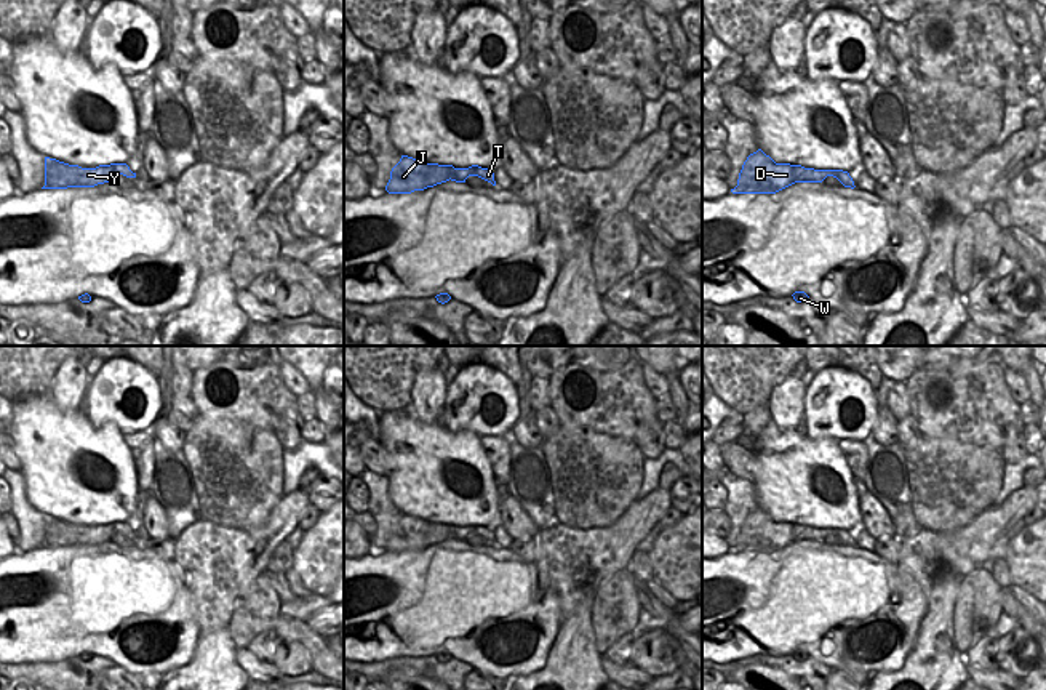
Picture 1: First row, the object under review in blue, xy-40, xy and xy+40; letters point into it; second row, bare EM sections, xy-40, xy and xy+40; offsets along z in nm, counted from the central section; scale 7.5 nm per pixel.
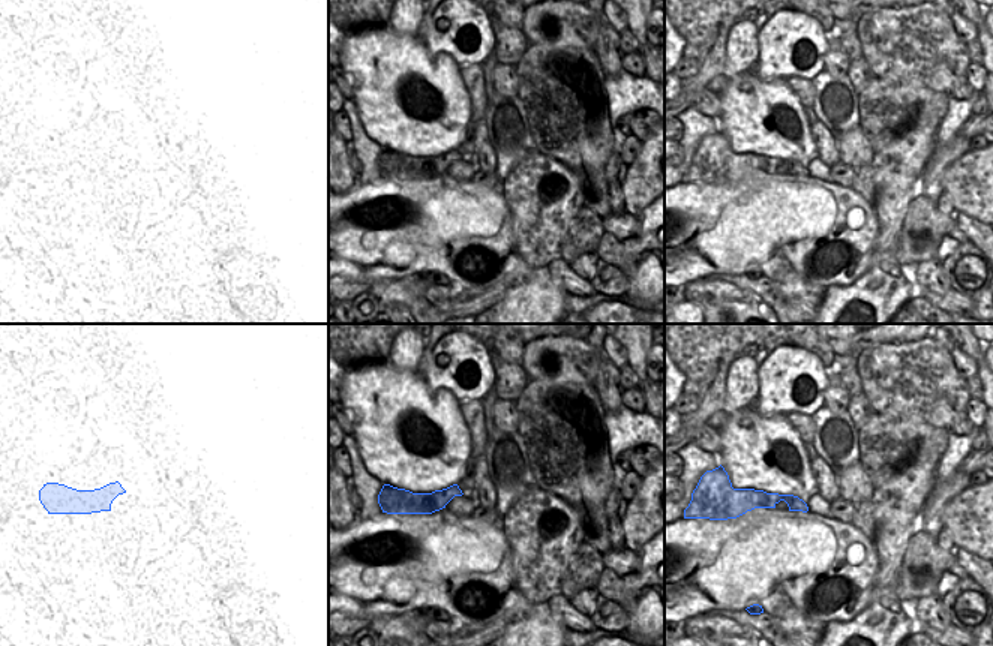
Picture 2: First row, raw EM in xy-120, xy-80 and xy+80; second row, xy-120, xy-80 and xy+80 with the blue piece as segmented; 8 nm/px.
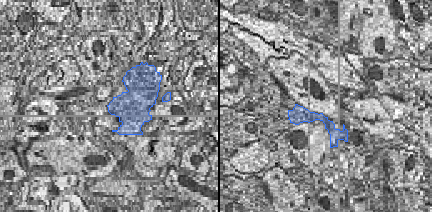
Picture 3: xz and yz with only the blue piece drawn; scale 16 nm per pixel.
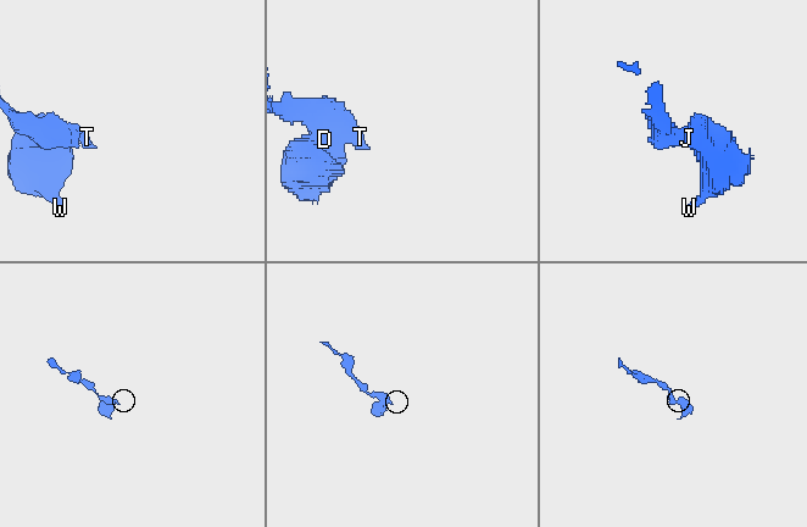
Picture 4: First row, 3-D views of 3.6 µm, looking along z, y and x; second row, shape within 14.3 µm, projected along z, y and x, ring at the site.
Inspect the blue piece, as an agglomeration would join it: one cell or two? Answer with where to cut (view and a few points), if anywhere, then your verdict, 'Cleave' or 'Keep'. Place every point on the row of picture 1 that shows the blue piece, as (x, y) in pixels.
Split along xy+40 (816, 170), (821, 181). Cleave.

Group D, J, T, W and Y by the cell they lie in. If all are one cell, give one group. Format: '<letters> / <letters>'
D J W / T Y

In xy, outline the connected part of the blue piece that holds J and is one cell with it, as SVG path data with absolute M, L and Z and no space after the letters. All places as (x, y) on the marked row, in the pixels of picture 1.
M401 155L400 162L390 171L385 191L389 194L411 194L414 191L424 191L449 181L453 170L453 165L427 163Z

